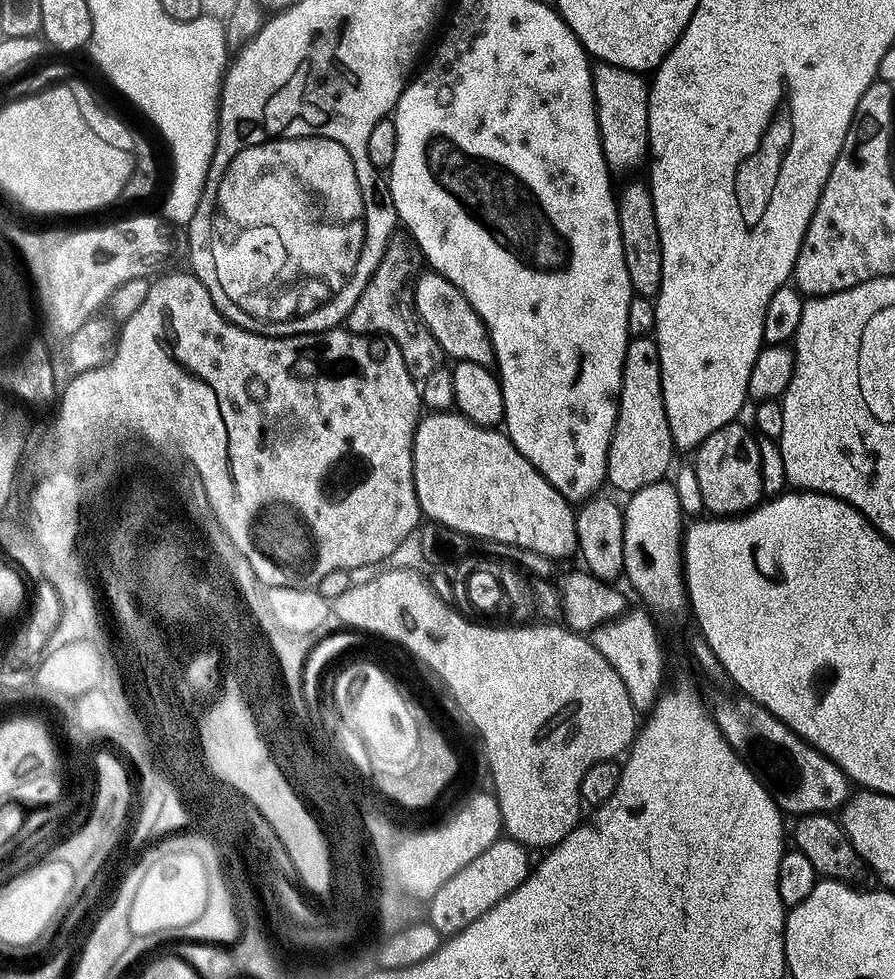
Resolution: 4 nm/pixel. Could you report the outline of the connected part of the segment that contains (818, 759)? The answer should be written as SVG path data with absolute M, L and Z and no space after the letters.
M736 694L733 700L720 700L711 709L711 714L716 719L718 730L730 742L730 746L741 756L748 768L762 782L762 786L774 798L774 802L780 807L781 813L793 812L793 817L808 816L811 812L831 813L839 809L850 795L850 781L848 775L835 764L826 754L822 754L812 744L805 744L804 739L790 726L786 726L770 710L766 710L758 702L754 702L749 696Z

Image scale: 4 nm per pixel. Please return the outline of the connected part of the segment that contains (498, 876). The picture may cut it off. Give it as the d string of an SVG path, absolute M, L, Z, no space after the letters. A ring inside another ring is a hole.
M514 839L495 840L490 850L482 850L482 854L478 854L478 858L470 862L470 866L458 870L458 874L454 874L450 882L446 882L430 897L427 922L440 932L441 937L447 938L470 926L470 922L482 918L482 914L502 902L502 898L506 898L526 879L530 871L528 854L529 849Z

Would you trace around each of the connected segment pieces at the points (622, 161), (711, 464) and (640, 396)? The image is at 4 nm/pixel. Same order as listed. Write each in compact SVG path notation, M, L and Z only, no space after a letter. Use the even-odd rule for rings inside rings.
M597 63L592 68L592 89L596 99L596 121L600 127L600 141L604 151L604 161L613 173L624 172L648 155L648 89L649 81L641 73L631 72L613 64Z
M740 422L727 424L714 430L714 434L707 436L700 443L700 447L695 449L694 467L699 489L702 492L702 502L713 517L738 516L761 503L764 472L760 469L760 448L756 445L757 437L753 429L748 428L743 428Z
M644 336L629 339L624 355L620 398L616 409L616 425L608 447L607 483L623 494L631 494L651 484L659 484L673 467L674 445L666 406L662 398L660 355L655 339ZM672 464L672 465L671 465Z

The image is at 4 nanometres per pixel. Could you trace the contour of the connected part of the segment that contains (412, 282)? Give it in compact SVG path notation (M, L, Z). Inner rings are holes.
M393 235L389 240L380 265L374 270L366 290L354 302L346 321L347 331L357 332L359 336L382 336L392 340L402 350L412 379L421 382L436 368L445 363L444 351L438 346L434 334L420 320L416 309L416 278L422 264L420 248L411 235Z

